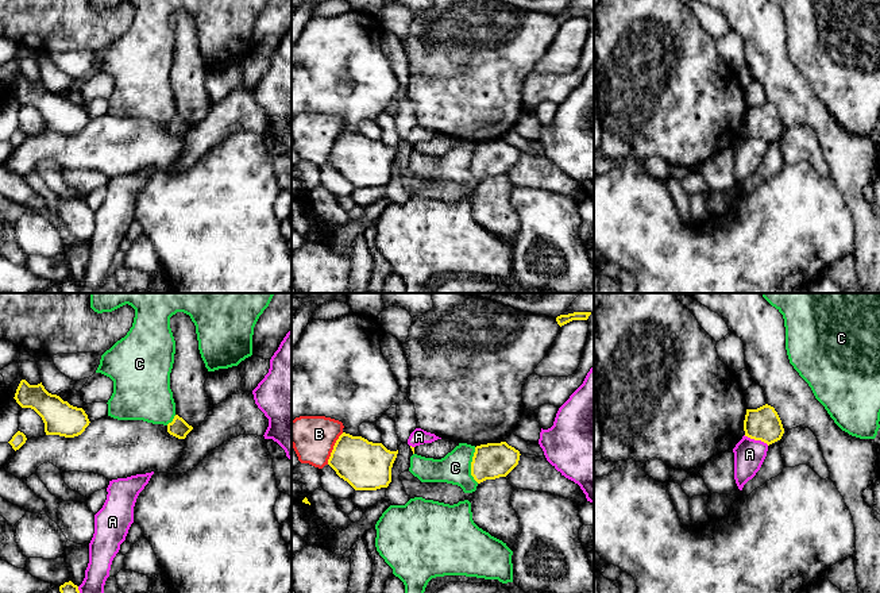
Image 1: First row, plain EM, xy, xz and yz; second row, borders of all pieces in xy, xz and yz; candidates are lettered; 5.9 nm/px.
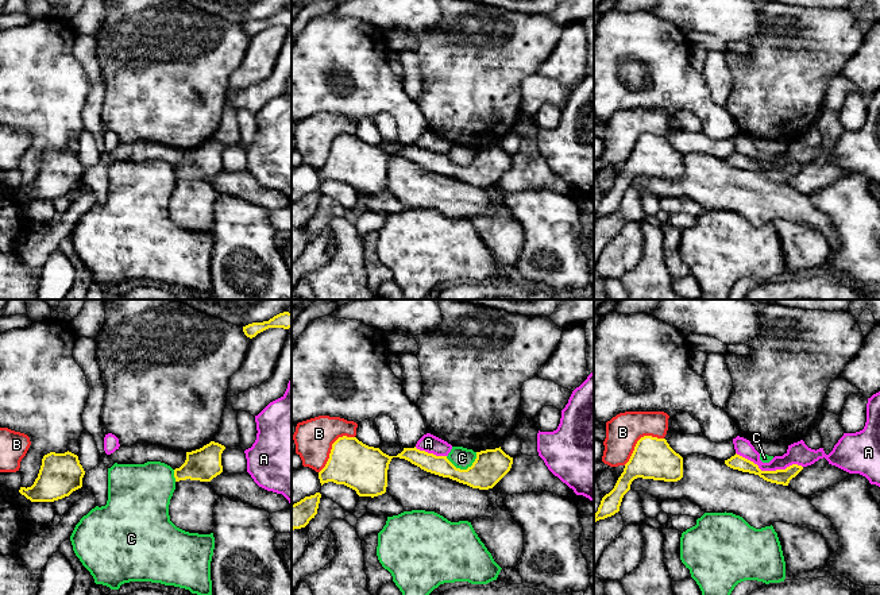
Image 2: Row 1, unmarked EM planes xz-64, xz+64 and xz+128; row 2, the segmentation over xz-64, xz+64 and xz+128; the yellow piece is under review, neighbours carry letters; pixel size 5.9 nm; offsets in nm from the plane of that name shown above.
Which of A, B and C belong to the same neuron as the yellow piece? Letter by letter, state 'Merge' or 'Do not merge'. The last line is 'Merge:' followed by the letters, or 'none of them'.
A: Do not merge
B: Do not merge
C: Do not merge
Merge: none of them

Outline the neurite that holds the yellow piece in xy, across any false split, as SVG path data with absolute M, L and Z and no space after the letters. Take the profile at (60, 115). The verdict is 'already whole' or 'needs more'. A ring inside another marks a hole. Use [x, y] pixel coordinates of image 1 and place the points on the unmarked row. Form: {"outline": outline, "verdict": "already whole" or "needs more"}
{"outline": "M22 77L13 96L22 105L31 105L42 115L46 132L74 135L81 132L90 120L82 105L49 91L42 80L30 82Z", "verdict": "already whole"}

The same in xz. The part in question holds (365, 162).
{"outline": "M343 130L333 143L328 162L355 188L377 188L387 185L391 180L391 165L397 151L398 147L390 149L382 140L373 140L362 134Z", "verdict": "already whole"}

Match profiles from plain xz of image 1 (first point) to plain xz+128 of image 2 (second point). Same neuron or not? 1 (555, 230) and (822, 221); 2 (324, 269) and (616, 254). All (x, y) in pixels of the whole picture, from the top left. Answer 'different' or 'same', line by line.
1: different
2: different

